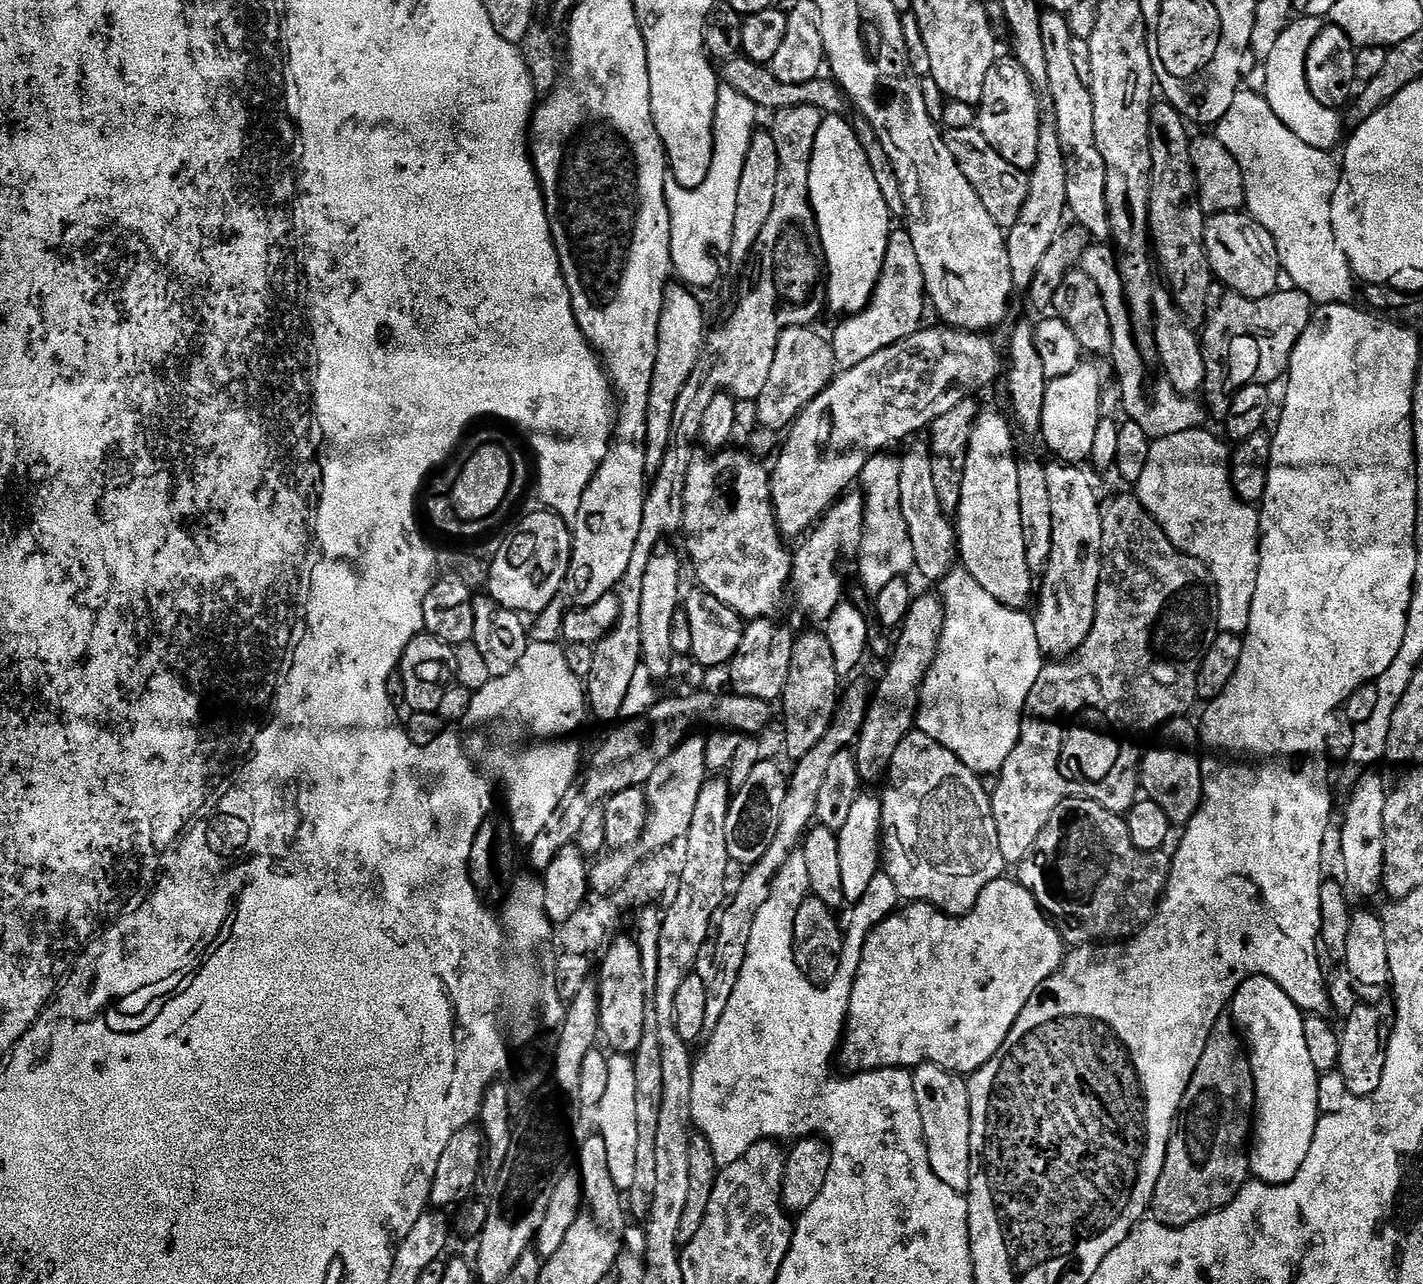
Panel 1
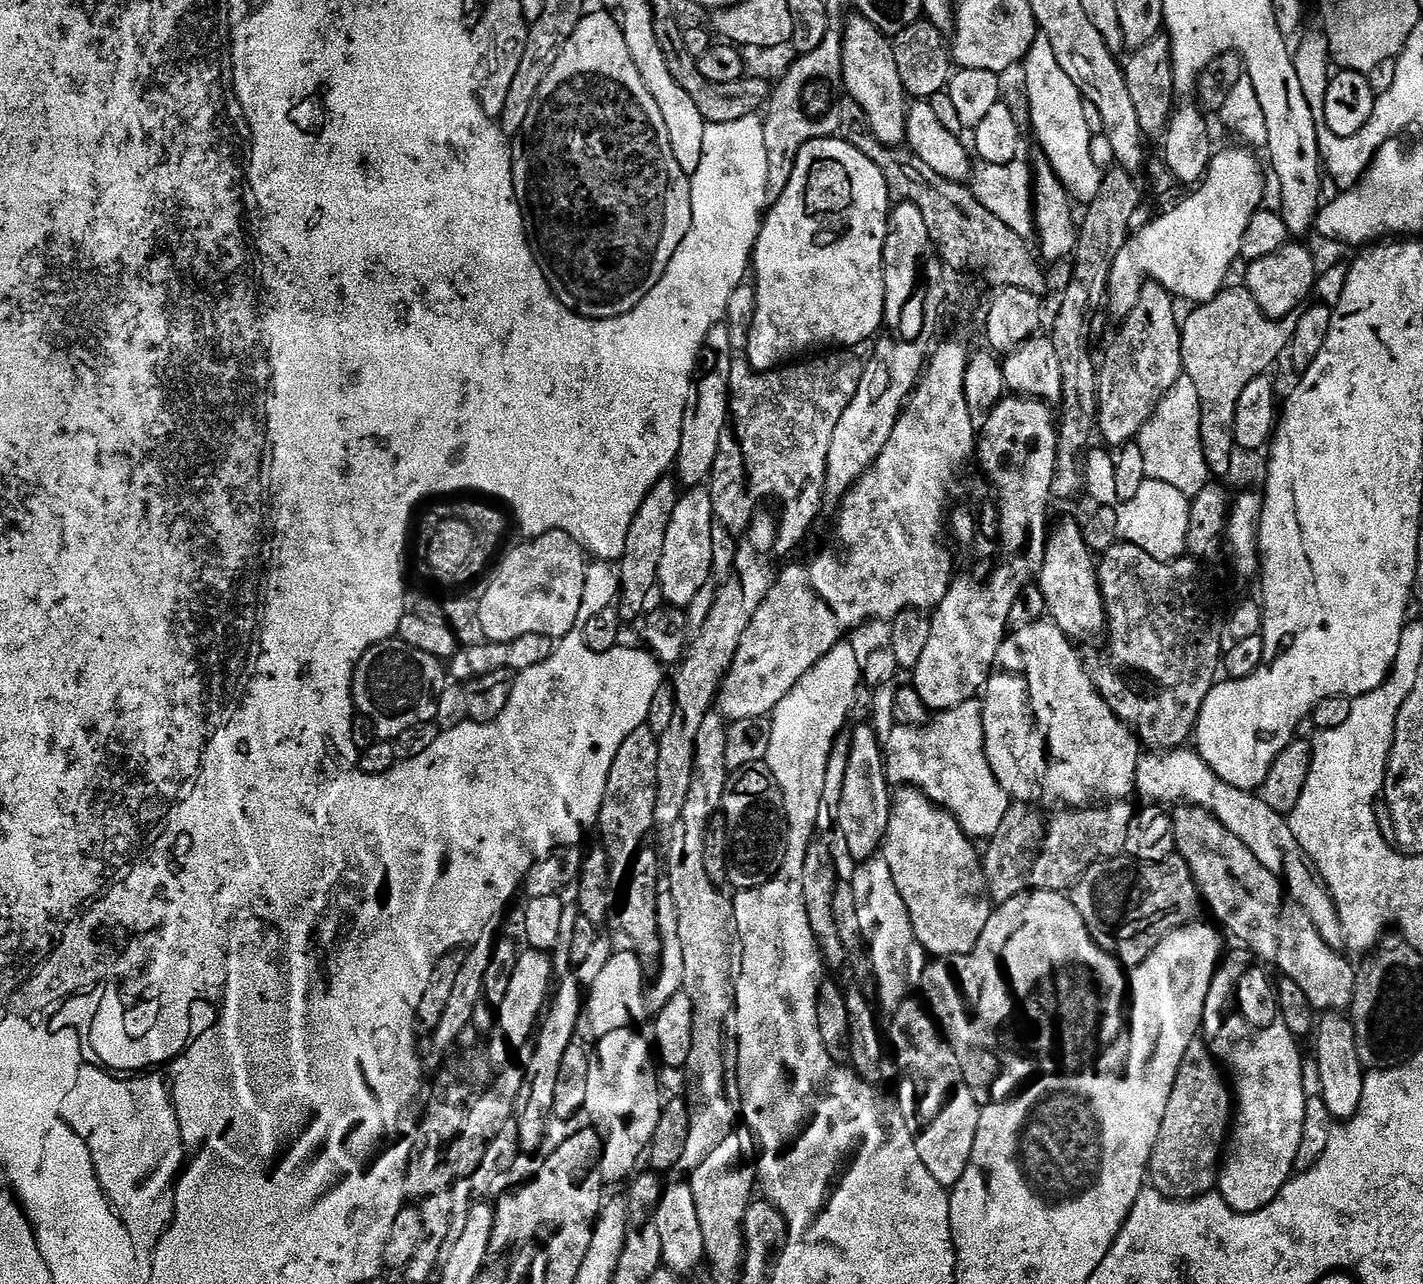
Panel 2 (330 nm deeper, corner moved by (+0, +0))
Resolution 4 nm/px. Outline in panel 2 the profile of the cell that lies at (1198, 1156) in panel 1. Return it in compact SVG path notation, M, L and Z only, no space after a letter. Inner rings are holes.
M1203 1039L1192 1040L1182 1058L1182 1066L1178 1066L1174 1090L1170 1090L1170 1102L1166 1102L1166 1118L1162 1118L1162 1130L1158 1130L1158 1142L1152 1151L1151 1187L1170 1200L1197 1200L1199 1196L1209 1195L1218 1184L1222 1153L1225 1151L1233 1120L1234 1096L1221 1065Z

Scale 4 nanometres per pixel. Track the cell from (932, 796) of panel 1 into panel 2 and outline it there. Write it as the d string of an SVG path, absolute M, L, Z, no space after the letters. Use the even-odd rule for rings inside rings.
M900 786L895 789L892 797L892 809L888 819L888 829L884 835L882 845L882 858L890 866L890 874L894 874L894 886L898 886L898 894L902 894L902 902L906 902L906 910L910 914L910 922L916 931L918 942L922 942L924 951L932 958L947 958L949 956L965 956L967 952L972 952L974 946L978 946L978 938L982 938L982 930L986 930L986 922L990 922L990 914L994 907L994 901L988 891L986 874L984 873L984 861L981 853L976 853L977 845L971 836L967 836L962 830L962 826L953 818L948 811L940 805L935 804L929 796L924 795L915 786Z

